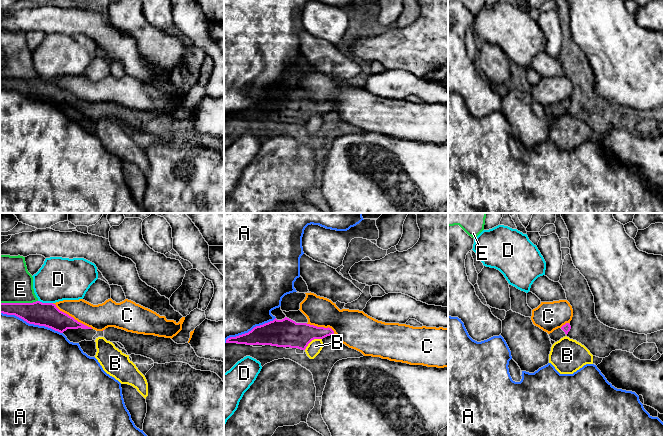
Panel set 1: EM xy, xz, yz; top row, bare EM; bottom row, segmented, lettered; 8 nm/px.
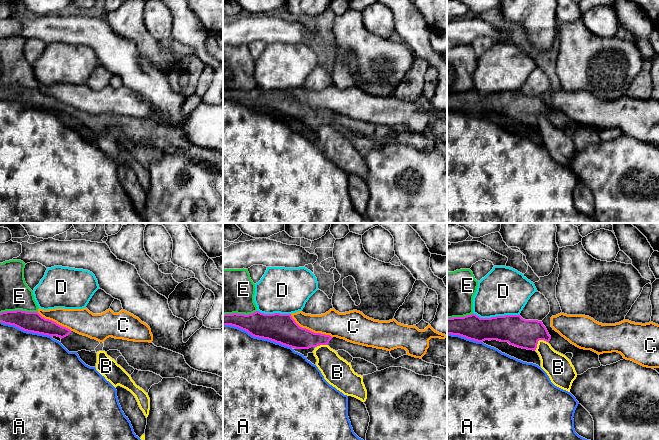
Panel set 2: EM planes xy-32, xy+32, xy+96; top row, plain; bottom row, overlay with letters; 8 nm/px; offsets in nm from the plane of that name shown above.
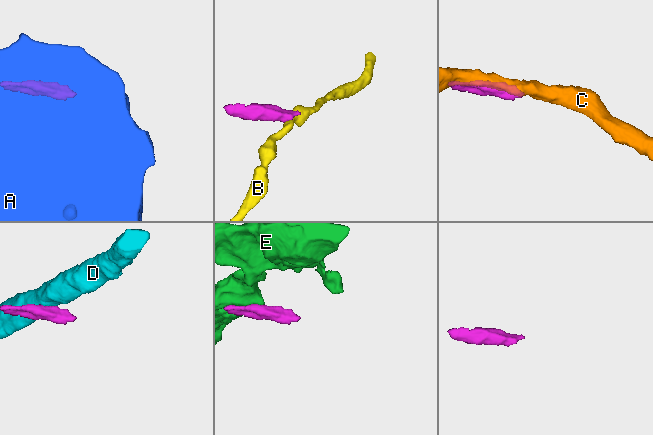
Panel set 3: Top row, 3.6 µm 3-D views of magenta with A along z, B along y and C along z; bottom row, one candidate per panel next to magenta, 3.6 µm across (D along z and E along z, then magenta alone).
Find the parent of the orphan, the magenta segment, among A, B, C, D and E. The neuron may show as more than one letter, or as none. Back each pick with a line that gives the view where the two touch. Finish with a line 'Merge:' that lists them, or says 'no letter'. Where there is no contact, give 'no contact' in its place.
Merge: no letter

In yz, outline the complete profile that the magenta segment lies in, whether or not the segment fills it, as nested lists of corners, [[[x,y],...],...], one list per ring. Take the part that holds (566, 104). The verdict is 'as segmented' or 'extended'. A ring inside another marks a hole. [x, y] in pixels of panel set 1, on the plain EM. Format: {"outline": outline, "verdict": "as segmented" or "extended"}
{"outline": [[[566,99],[561,104],[558,104],[558,105],[554,106],[552,109],[550,109],[549,113],[551,116],[557,118],[561,114],[565,113],[568,110],[568,108],[570,107],[570,105],[571,105],[570,100]]], "verdict": "extended"}

